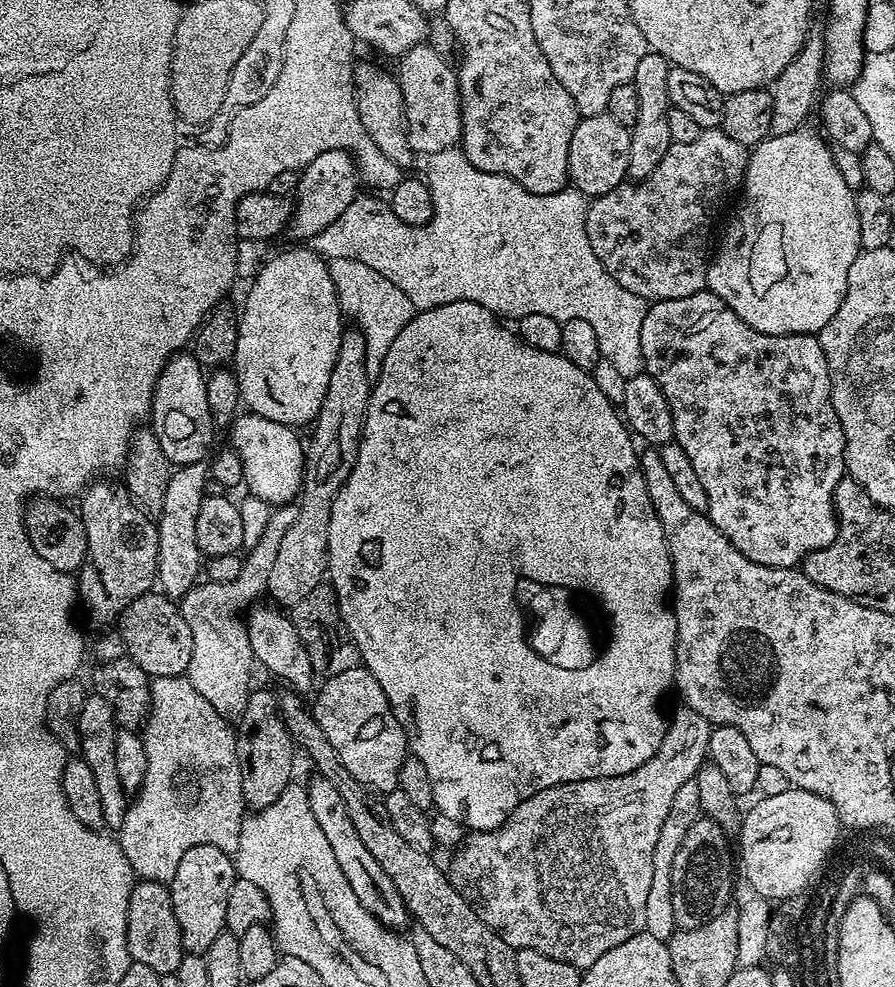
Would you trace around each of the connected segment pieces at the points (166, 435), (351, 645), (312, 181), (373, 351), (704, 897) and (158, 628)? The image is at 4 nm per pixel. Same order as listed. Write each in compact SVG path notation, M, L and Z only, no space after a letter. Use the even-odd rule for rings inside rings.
M188 350L170 357L164 369L158 374L152 391L150 429L157 436L162 453L172 466L199 464L204 455L205 457L209 455L208 447L212 444L214 425L212 411L206 402L205 379L202 365Z
M331 583L314 586L314 590L310 590L310 594L302 598L302 602L292 607L290 617L306 653L309 654L317 677L327 678L334 674L342 674L342 670L350 670L361 663L360 652L344 624Z
M326 150L326 154L318 154L314 162L310 162L300 172L300 181L294 193L290 233L293 241L310 242L313 237L326 230L334 218L339 218L342 210L354 202L358 194L356 187L361 187L362 176L351 152L342 150Z
M328 260L327 266L341 313L347 319L348 316L352 319L351 323L359 328L366 342L366 374L374 378L382 370L390 342L394 342L402 326L412 320L414 309L410 298L406 298L406 294L402 294L402 290L398 290L398 286L390 282L390 278L382 278L378 270L370 270L370 266L357 260Z
M701 818L690 826L686 839L682 846L678 846L678 854L674 854L674 870L672 881L674 882L674 918L677 929L697 928L710 918L718 918L733 903L732 901L732 864L734 868L734 848L728 845L729 833L724 832L713 820Z
M159 591L147 592L134 598L118 617L118 631L124 639L129 660L133 660L150 678L170 678L187 673L192 657L192 635L184 612L177 601L168 599Z

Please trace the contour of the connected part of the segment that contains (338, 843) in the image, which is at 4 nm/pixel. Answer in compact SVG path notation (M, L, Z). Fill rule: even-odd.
M318 774L313 775L312 781L307 781L306 787L314 819L317 820L326 842L330 842L330 850L334 850L334 858L338 866L342 866L342 874L346 874L346 882L350 882L350 890L358 894L358 902L362 902L362 906L366 906L366 910L374 914L374 918L378 918L387 928L404 930L406 927L407 929L410 917L408 907L402 902L402 894L398 894L398 889L395 888L394 882L390 882L386 870L382 870L382 866L378 866L378 861L370 854L370 850L366 850L362 838L358 838L358 830L354 830L354 822L350 822L350 813L346 811L344 799L338 795L338 790L334 790L334 785L326 782L326 778Z

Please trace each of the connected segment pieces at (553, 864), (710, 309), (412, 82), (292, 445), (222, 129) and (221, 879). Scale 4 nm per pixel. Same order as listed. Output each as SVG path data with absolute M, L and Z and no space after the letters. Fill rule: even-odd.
M680 706L676 713L671 713L667 721L662 746L654 754L654 758L647 760L638 770L630 770L630 774L618 774L610 778L594 778L582 782L566 782L558 786L550 786L541 792L535 792L530 798L526 798L517 808L509 814L506 822L489 832L469 831L464 836L462 843L455 849L456 857L452 860L452 868L447 869L448 879L470 902L470 906L486 922L490 930L502 938L514 950L518 948L533 948L558 962L572 964L581 970L588 968L606 950L614 950L614 946L622 946L630 938L634 938L639 932L644 931L646 922L646 897L650 895L650 882L654 878L654 846L658 846L658 834L662 831L662 822L666 822L666 814L670 814L670 805L674 803L674 793L686 782L696 779L696 771L708 760L708 743L713 725L709 724L702 714L694 710Z
M710 291L695 292L686 298L673 300L657 300L649 307L646 318L642 318L642 358L644 372L666 394L666 402L670 402L670 414L674 418L674 442L686 450L686 458L690 458L698 478L702 481L702 490L706 490L708 511L706 513L719 532L735 546L750 562L758 562L762 566L775 568L796 568L812 552L830 546L836 540L836 507L834 506L834 486L846 474L844 467L844 435L834 414L834 406L830 398L832 383L826 362L826 354L822 354L819 335L775 336L762 334L754 330L722 298Z
M425 42L414 46L398 60L398 79L404 95L404 122L408 125L408 145L413 153L424 152L425 157L438 154L438 150L457 147L462 130L457 69L448 65L449 61L441 55L439 47L431 48L430 45Z
M240 414L232 421L230 447L242 460L243 487L257 500L270 506L288 504L297 499L304 481L305 441L295 427L282 422L270 422L255 414Z
M268 19L262 23L254 42L246 46L242 58L234 66L230 74L230 82L226 86L226 94L222 98L222 106L213 120L208 121L203 129L203 143L208 146L219 146L228 138L228 126L233 116L246 106L258 102L274 86L278 74L284 65L284 43L286 42L286 29L278 19Z
M190 846L186 854L182 854L182 862L178 862L178 870L174 870L174 878L170 881L174 918L178 918L178 930L182 934L182 946L185 953L193 956L203 956L214 938L225 932L226 897L230 894L230 886L234 886L237 879L236 865L229 853L218 850L218 846Z

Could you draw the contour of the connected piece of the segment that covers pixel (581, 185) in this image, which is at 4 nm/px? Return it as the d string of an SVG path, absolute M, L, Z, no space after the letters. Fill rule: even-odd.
M607 112L597 116L577 119L576 129L570 138L570 158L568 178L571 187L585 198L595 198L610 194L618 185L629 179L630 142L632 133L622 122L614 122Z

